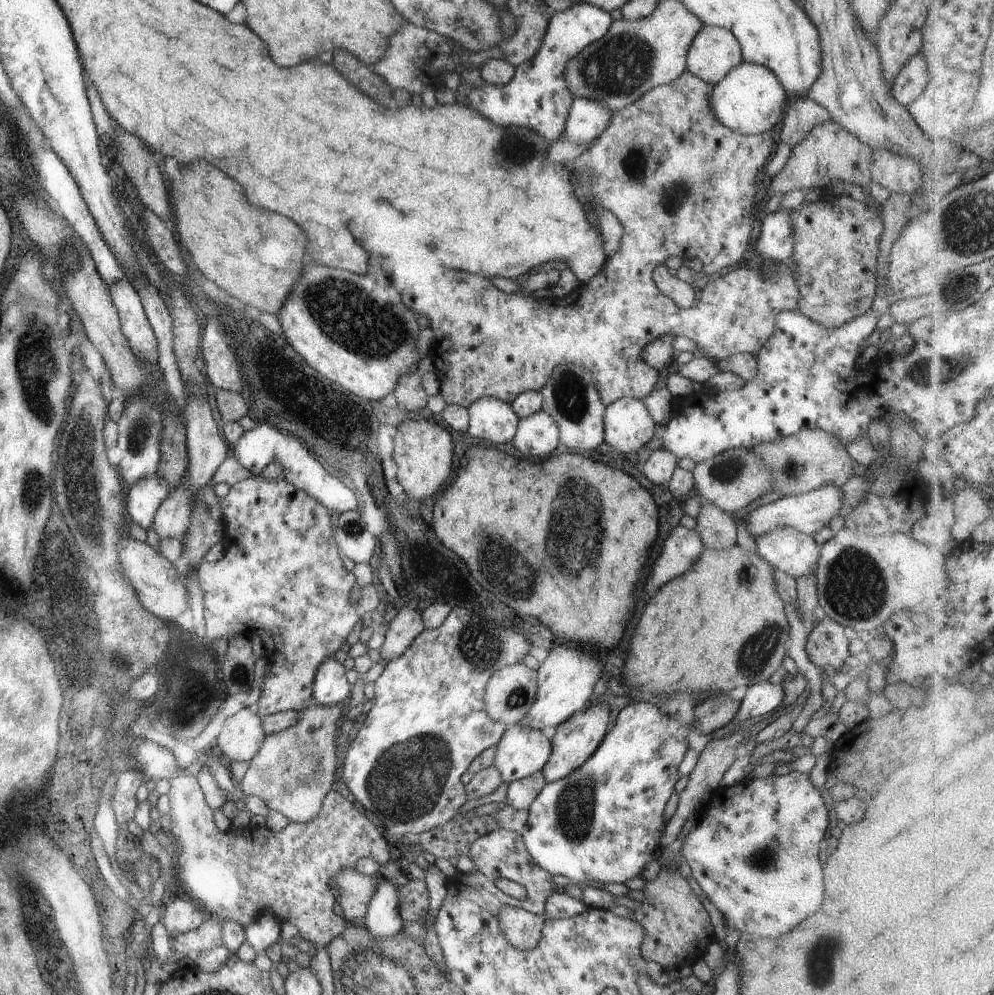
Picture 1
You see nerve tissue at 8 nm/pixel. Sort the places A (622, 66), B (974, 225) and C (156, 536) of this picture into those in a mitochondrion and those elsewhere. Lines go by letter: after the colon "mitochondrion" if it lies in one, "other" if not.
A: mitochondrion
B: mitochondrion
C: other

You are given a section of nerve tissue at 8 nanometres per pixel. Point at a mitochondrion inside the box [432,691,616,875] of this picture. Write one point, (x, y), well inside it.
(575, 808)

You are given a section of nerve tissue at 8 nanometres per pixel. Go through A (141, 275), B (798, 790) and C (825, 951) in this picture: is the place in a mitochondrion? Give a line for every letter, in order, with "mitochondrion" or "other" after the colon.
A: other
B: other
C: mitochondrion

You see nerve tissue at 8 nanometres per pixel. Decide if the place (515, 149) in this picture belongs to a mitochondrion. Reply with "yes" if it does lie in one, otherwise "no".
yes

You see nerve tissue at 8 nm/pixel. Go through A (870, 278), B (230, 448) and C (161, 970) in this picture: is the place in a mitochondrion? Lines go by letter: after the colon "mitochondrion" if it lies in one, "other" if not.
A: other
B: other
C: other

